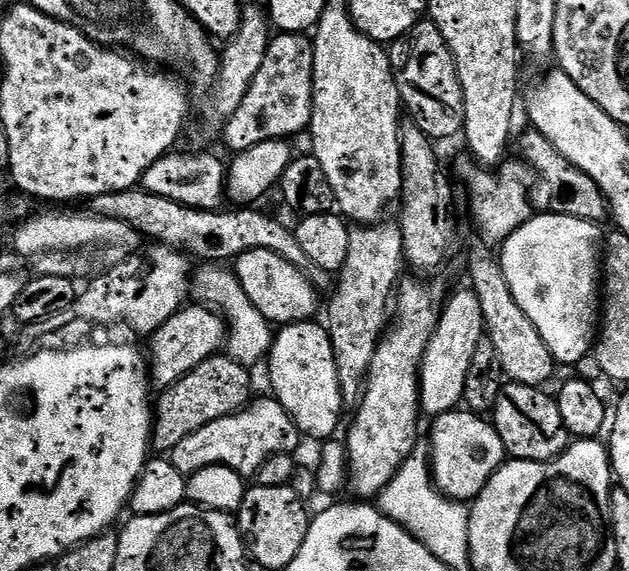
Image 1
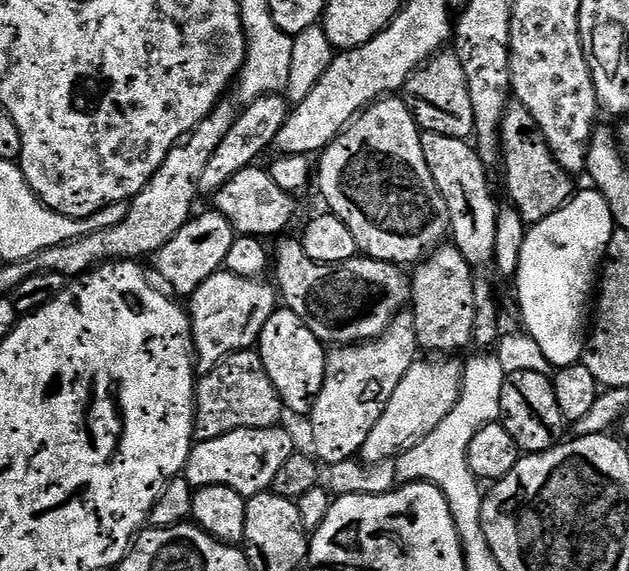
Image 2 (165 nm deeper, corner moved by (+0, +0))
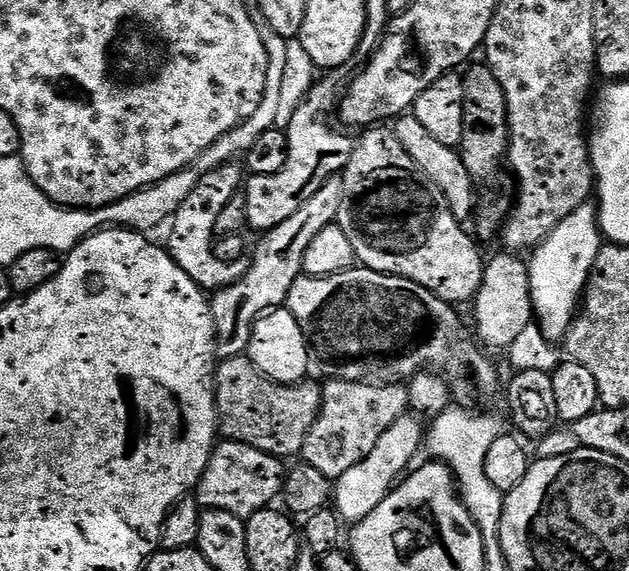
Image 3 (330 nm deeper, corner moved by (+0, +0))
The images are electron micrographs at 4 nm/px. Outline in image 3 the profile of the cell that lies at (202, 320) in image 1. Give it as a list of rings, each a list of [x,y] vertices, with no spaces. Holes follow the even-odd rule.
[[[333,178],[326,182],[326,186],[322,186],[322,190],[318,190],[318,194],[314,194],[314,198],[310,198],[310,202],[306,202],[306,206],[302,206],[302,210],[298,210],[298,214],[294,214],[291,218],[286,218],[286,222],[282,222],[282,226],[271,228],[259,237],[260,245],[256,248],[256,253],[250,256],[248,272],[238,282],[234,282],[229,288],[219,289],[211,297],[212,317],[216,323],[216,338],[218,341],[218,352],[221,357],[242,356],[247,353],[250,346],[250,338],[257,320],[264,315],[269,309],[279,308],[287,301],[288,296],[292,292],[294,282],[302,275],[304,270],[304,259],[306,258],[306,250],[310,247],[310,241],[318,235],[318,230],[326,230],[326,226],[330,226],[337,219],[336,215],[341,215],[342,205],[344,202],[344,186],[339,179]]]

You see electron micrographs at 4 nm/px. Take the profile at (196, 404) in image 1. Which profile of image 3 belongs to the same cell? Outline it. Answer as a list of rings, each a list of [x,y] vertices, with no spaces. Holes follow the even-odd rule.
[[[247,355],[230,356],[219,361],[216,369],[216,419],[218,432],[224,440],[242,442],[246,446],[254,446],[271,456],[287,458],[303,453],[304,443],[320,413],[322,388],[318,383],[301,382],[295,386],[279,384],[266,378],[254,366]]]

